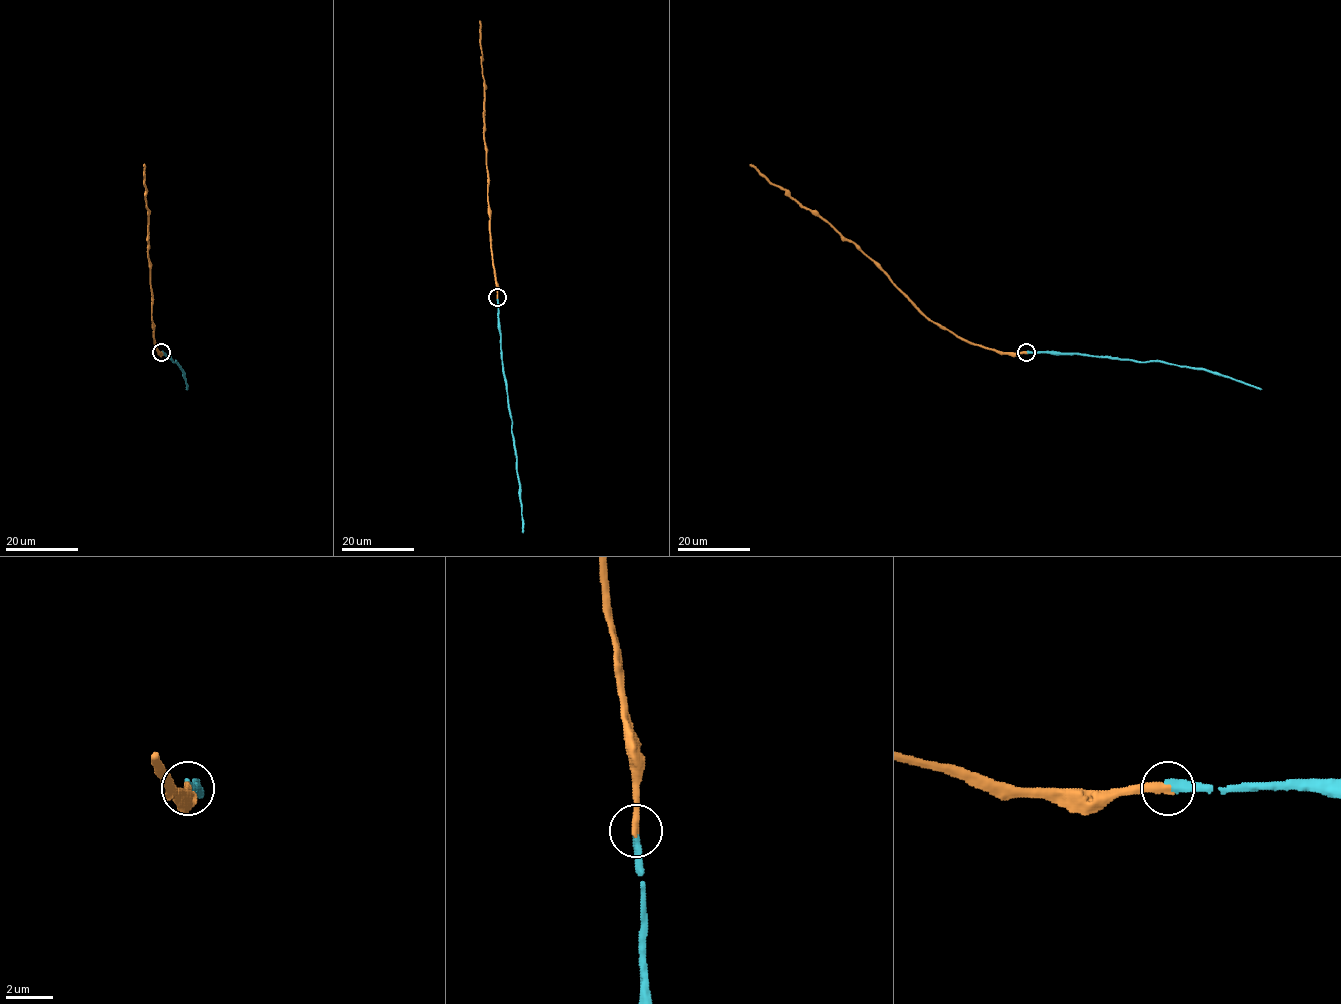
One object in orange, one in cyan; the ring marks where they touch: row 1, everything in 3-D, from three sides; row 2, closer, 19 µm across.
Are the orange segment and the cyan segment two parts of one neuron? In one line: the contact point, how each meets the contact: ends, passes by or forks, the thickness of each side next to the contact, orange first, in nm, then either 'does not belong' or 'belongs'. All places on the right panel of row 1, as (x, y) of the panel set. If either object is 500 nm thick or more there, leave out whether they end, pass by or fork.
at (1026, 352); orange ends there; cyan ends there; 340 nm thick on the orange side, 360 nm on the other; belongs

